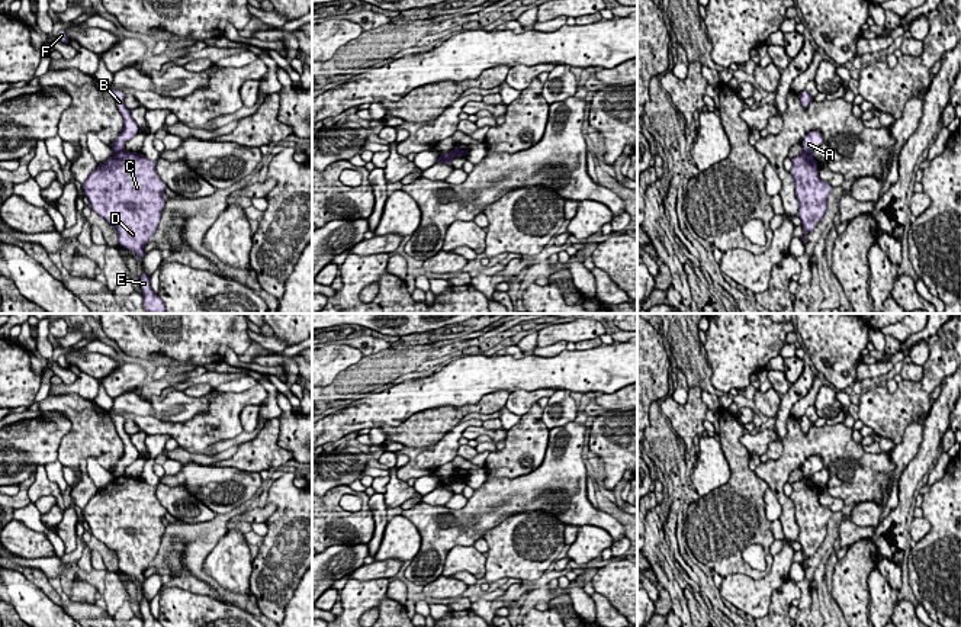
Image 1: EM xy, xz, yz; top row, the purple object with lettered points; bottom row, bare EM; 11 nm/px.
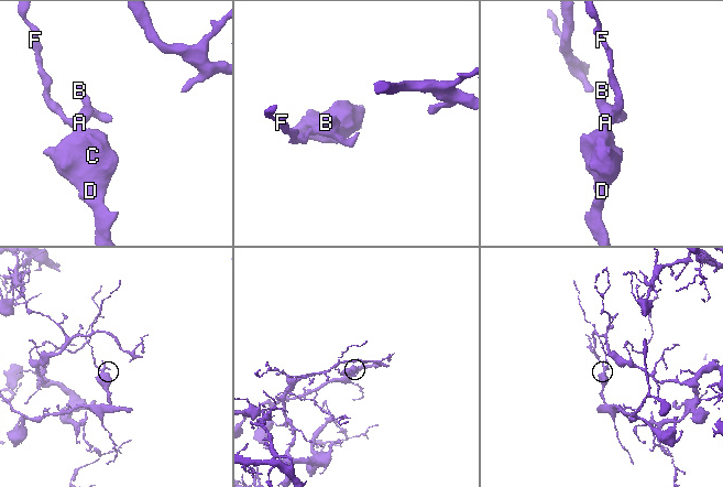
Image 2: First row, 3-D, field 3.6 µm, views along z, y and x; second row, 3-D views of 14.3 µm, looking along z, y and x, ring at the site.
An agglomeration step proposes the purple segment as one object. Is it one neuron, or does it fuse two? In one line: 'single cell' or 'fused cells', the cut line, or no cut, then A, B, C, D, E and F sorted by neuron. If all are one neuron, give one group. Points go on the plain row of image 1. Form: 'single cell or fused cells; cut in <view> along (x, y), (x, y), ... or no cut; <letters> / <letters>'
fused cells; cut in xy along (122, 475), (115, 479); A B F / C D E

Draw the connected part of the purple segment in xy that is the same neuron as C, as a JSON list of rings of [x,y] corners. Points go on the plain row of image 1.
[[[120,476],[99,489],[83,508],[91,536],[116,553],[118,569],[136,578],[141,586],[147,579],[144,572],[155,559],[165,531],[163,518],[167,509],[160,504],[155,492],[157,486],[148,485],[141,478]]]

